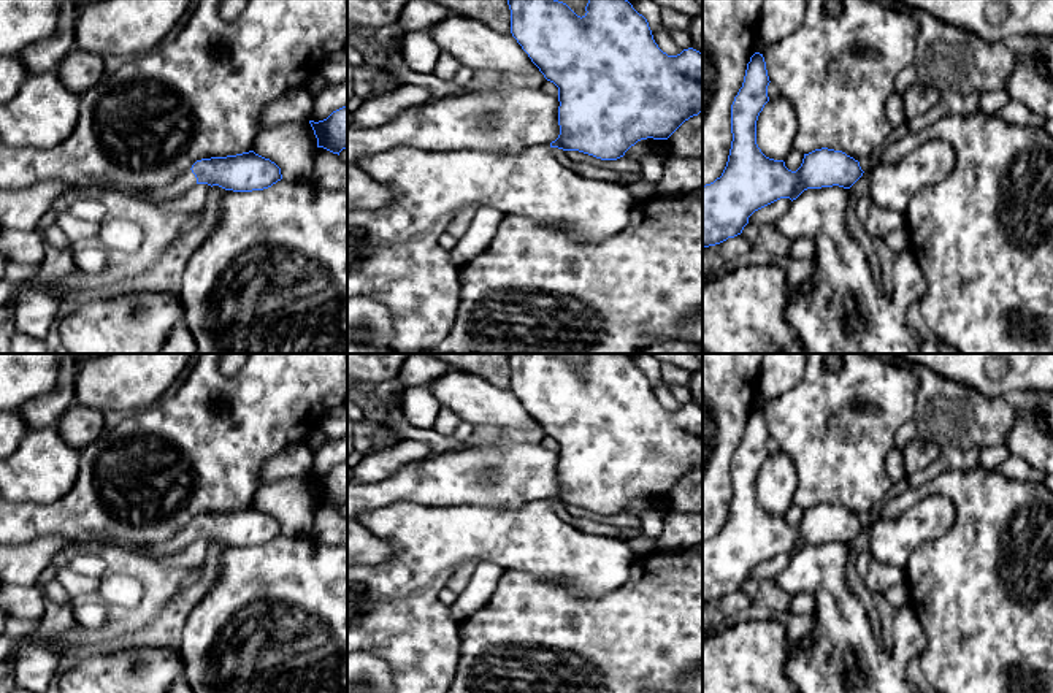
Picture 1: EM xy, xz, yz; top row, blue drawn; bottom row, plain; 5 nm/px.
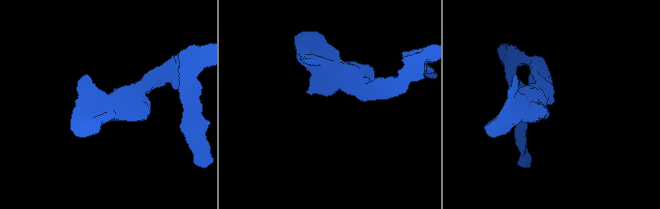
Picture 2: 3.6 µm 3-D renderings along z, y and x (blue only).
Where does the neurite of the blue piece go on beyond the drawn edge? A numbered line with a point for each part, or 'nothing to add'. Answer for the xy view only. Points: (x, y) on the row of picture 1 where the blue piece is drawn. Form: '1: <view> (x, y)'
1: xy (187, 179)

